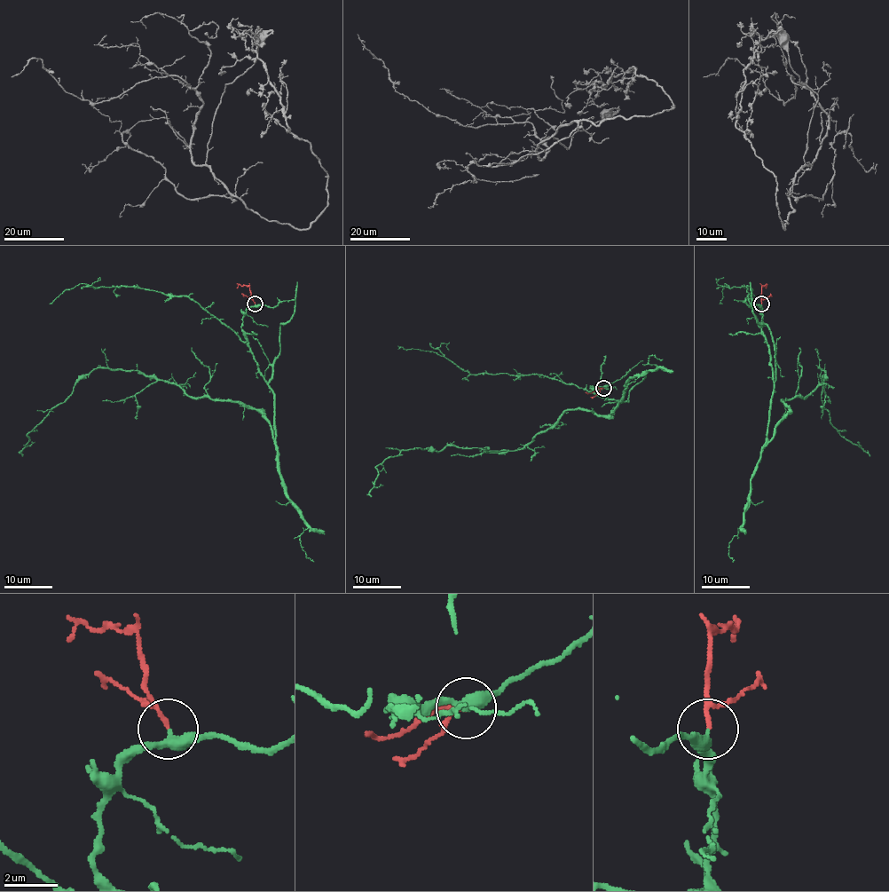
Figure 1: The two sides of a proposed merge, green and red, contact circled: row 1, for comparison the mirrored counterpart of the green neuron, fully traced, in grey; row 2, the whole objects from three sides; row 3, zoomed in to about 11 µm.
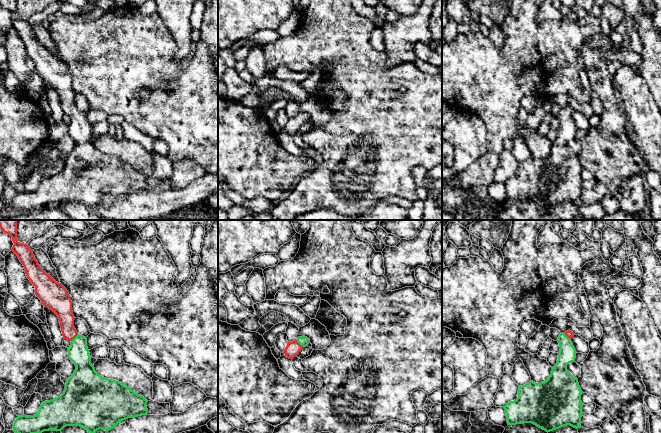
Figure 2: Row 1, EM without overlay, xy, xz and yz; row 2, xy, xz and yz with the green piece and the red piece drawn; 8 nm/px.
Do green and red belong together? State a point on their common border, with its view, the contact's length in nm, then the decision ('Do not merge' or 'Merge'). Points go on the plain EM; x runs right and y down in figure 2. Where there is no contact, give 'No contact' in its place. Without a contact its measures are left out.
Touches green at xz (299, 119). Shared border 90 nm. Merge

